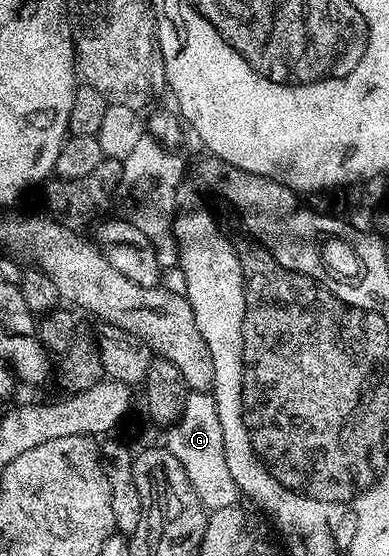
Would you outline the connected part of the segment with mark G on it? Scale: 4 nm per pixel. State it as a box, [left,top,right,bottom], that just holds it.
[167,392,238,512]

